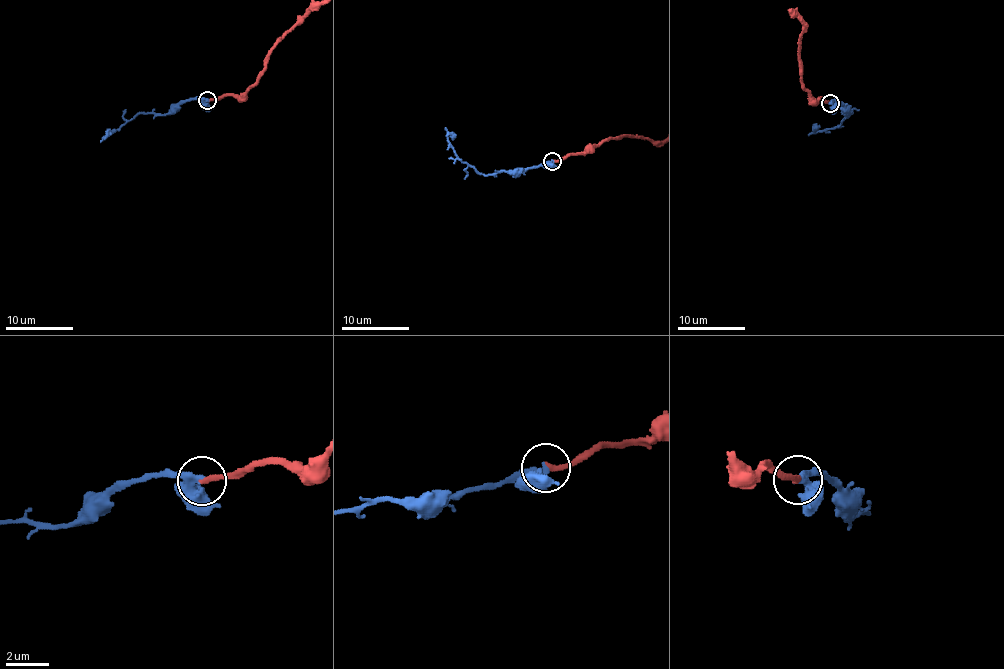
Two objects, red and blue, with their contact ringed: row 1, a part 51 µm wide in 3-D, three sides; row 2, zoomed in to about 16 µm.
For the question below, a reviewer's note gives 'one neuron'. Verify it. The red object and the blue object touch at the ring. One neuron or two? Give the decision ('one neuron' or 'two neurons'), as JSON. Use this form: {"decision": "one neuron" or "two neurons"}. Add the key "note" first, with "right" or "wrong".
{"note": "right", "decision": "one neuron"}

